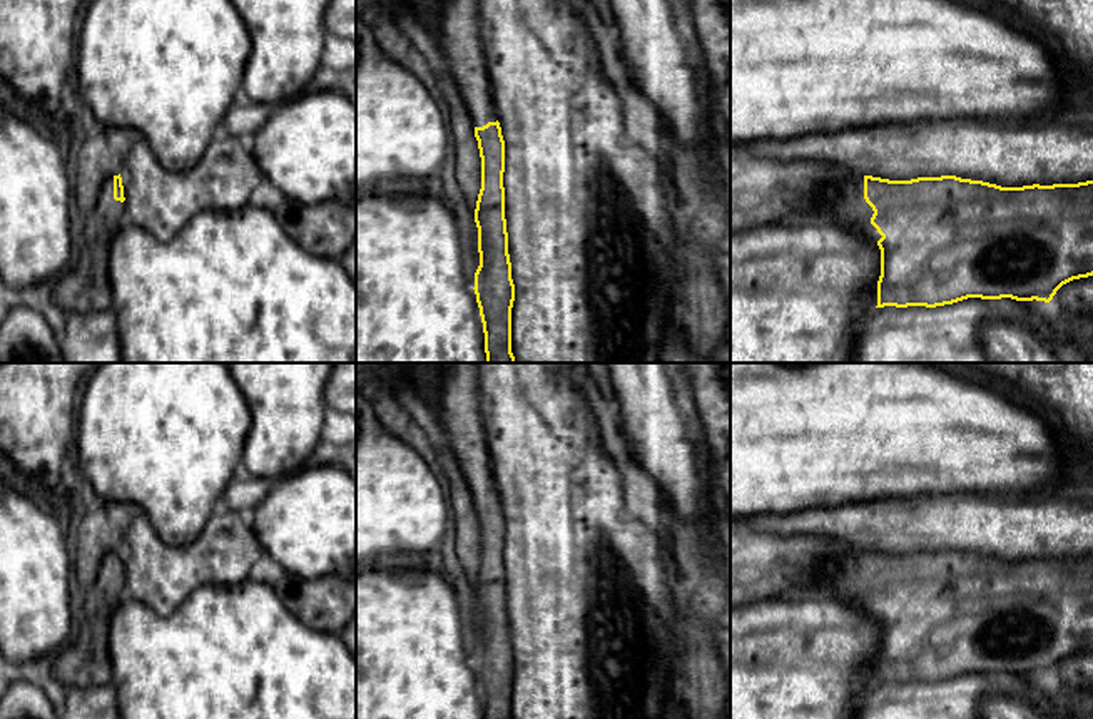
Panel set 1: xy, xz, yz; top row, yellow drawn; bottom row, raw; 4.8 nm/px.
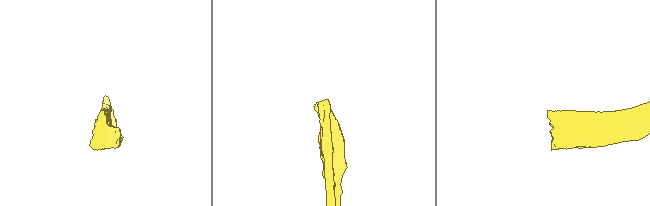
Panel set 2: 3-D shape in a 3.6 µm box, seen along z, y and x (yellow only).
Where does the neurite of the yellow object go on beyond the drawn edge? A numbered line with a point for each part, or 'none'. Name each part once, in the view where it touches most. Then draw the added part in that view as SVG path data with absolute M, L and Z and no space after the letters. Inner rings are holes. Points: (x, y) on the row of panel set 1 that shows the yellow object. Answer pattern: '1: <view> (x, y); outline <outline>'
1: yz (843, 203); outline M844 171L831 179L821 199L822 212L811 219L832 222L877 242L882 236L871 224L872 207L864 199L864 176Z

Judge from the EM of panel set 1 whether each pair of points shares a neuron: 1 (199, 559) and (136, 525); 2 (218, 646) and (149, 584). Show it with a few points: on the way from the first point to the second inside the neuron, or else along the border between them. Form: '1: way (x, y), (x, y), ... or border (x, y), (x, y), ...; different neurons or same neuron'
1: way (183, 559), (167, 559), (151, 542); same neuron
2: border (208, 584), (194, 589), (166, 616), (137, 601); different neurons

